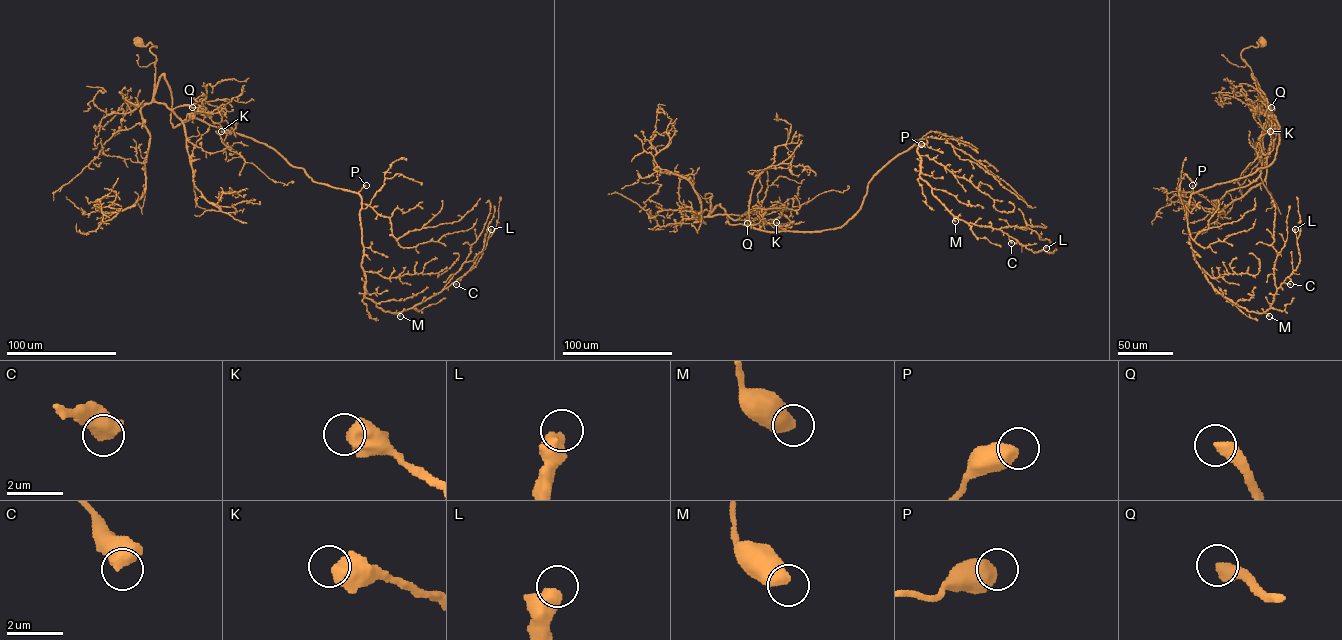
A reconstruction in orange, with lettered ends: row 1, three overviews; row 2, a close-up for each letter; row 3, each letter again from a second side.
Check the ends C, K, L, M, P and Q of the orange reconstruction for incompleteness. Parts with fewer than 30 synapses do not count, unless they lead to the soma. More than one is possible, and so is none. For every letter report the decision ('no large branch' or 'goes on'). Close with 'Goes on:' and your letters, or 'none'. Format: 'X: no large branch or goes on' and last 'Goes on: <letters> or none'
C: no large branch
K: no large branch
L: no large branch
M: no large branch
P: no large branch
Q: goes on
Goes on: Q

